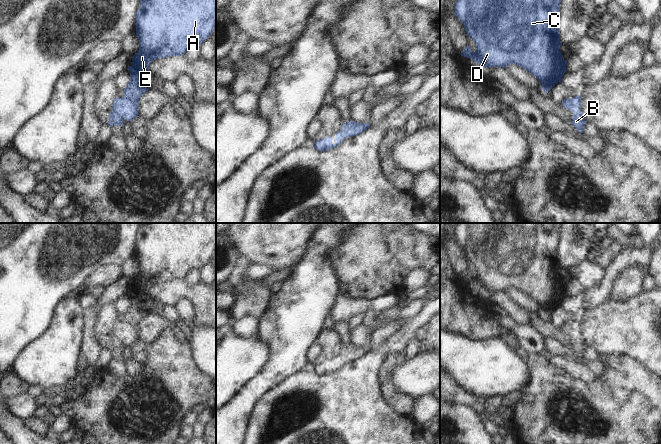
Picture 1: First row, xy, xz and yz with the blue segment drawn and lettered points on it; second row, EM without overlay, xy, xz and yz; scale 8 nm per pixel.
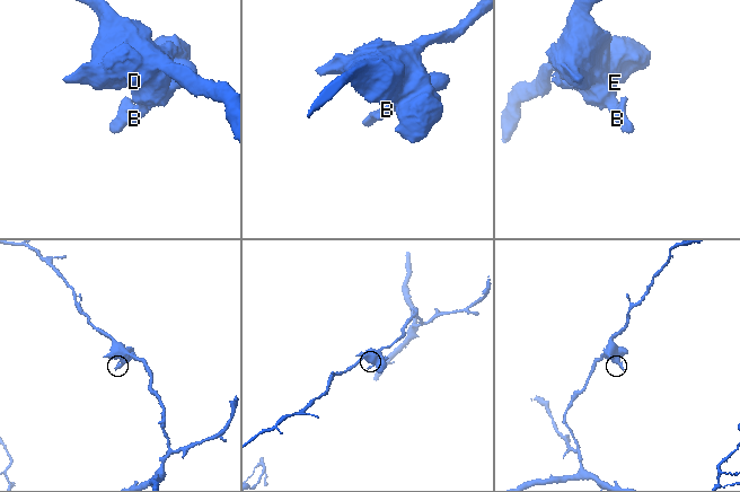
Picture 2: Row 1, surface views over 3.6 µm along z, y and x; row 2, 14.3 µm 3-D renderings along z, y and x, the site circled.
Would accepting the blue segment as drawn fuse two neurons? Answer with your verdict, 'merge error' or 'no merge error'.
no merge error

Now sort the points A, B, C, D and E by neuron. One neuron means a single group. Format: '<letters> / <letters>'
A B C D E

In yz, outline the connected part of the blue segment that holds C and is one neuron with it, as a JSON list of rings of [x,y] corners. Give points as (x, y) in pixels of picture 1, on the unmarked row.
[[[458,223],[454,228],[454,238],[464,249],[477,273],[474,277],[467,269],[461,280],[472,283],[482,292],[507,292],[510,288],[521,290],[535,300],[541,307],[541,313],[548,317],[558,306],[562,306],[567,289],[560,275],[560,227],[561,223]]]

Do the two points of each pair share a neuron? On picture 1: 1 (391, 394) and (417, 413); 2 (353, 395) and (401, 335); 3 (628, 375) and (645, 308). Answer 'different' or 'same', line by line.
1: different
2: same
3: different

